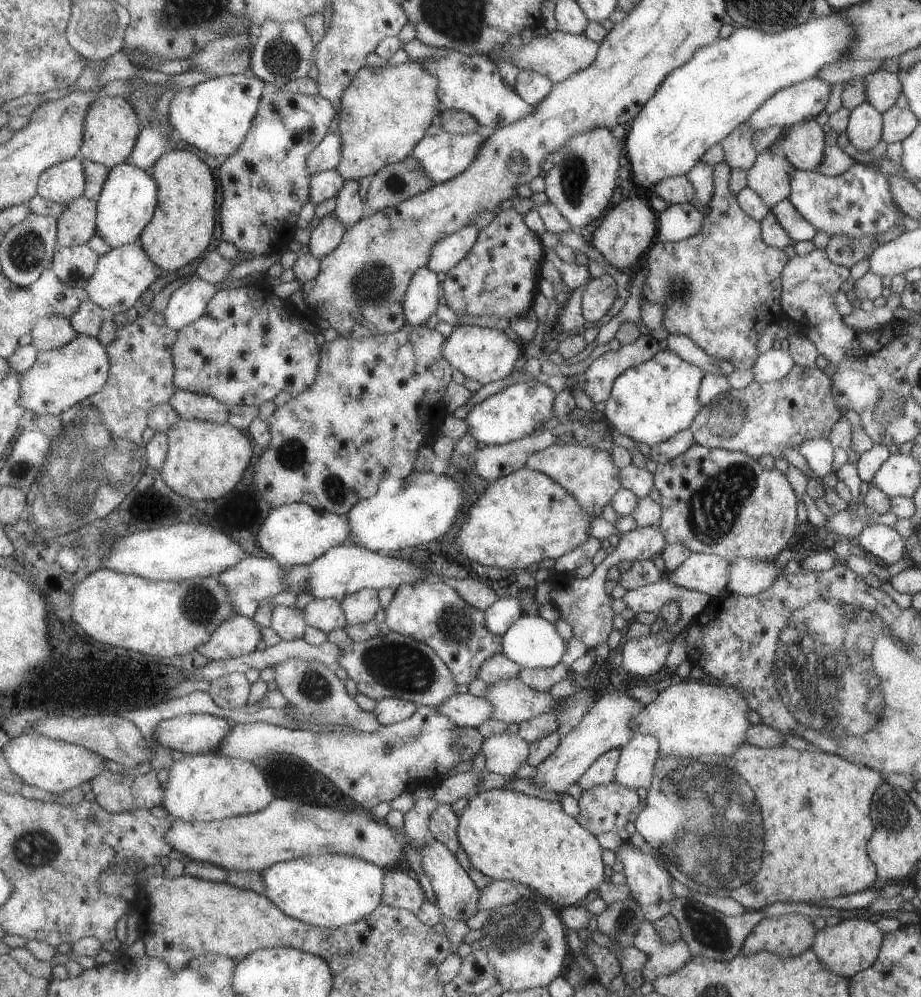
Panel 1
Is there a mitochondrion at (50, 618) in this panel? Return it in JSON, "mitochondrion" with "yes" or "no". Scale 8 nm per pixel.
{"mitochondrion":"no"}

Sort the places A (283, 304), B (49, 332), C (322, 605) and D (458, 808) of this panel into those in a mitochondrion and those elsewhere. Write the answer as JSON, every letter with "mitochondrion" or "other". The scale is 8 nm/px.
{"A":"other","B":"other","C":"other","D":"other"}

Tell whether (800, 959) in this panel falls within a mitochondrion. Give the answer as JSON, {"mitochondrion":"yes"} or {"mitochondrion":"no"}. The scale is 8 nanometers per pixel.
{"mitochondrion":"no"}

